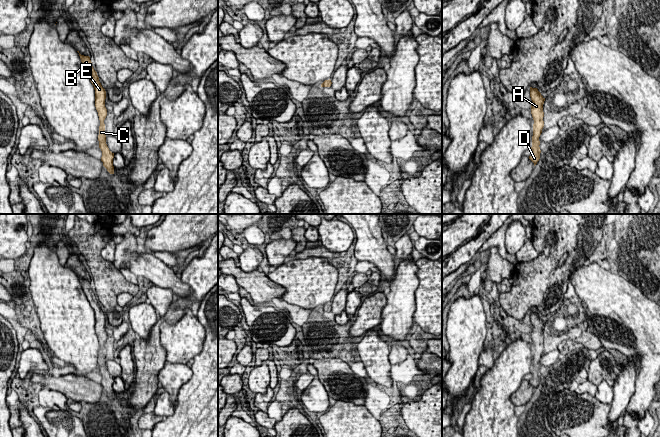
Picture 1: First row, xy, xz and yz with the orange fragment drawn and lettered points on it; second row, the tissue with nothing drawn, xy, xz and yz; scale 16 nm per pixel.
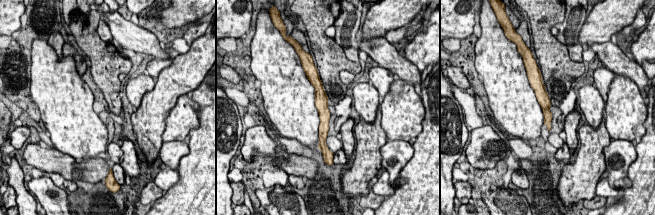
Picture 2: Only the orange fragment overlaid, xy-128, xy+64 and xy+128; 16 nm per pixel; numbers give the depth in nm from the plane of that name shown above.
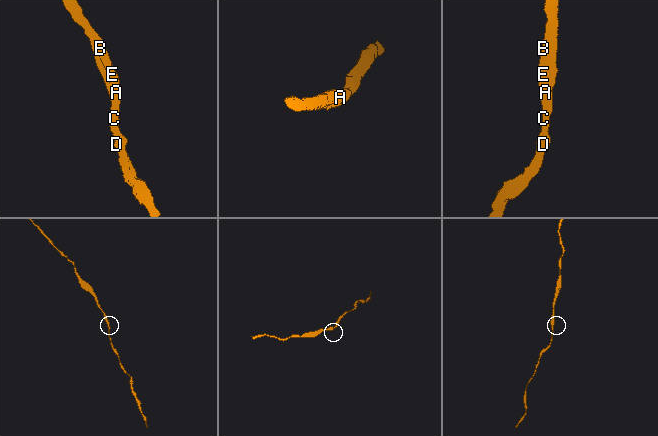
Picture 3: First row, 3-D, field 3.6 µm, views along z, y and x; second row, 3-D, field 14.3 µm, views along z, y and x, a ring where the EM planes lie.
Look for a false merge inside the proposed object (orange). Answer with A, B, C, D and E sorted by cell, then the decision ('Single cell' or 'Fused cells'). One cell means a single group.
Groups: A B C D E. Single cell

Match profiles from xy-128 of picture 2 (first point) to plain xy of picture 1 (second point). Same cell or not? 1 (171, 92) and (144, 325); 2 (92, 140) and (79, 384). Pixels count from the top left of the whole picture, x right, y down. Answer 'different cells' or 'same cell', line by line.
1: different cells
2: different cells

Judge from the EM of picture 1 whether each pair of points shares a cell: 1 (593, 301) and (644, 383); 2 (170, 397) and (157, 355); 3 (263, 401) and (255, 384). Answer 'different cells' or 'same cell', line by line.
1: same cell
2: different cells
3: different cells

